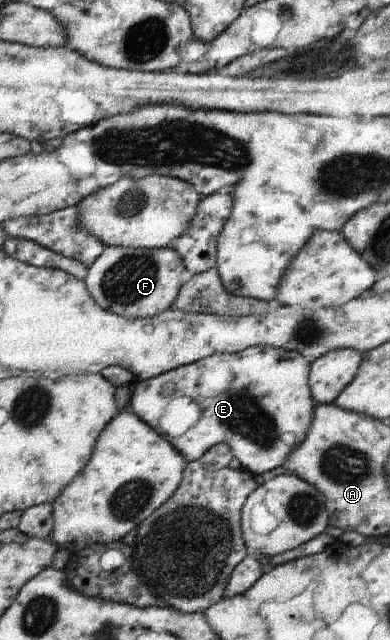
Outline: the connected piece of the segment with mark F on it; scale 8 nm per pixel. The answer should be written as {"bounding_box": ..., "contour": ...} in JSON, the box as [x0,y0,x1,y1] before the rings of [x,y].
{"bounding_box":[84,246,185,319],"contour":[[[109,246],[89,266],[84,284],[102,310],[118,316],[143,319],[156,316],[175,305],[182,288],[180,276],[185,270],[179,254],[168,247],[137,249]]]}

